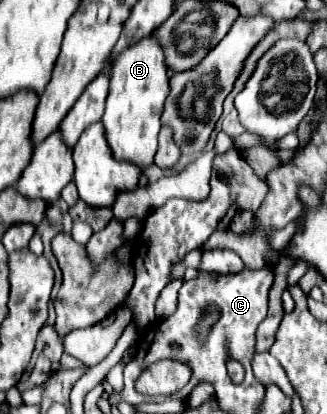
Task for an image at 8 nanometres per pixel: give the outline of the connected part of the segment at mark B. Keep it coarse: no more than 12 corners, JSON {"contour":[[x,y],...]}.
{"contour":[[148,36],[112,66],[102,124],[116,160],[152,164],[170,92]]}

